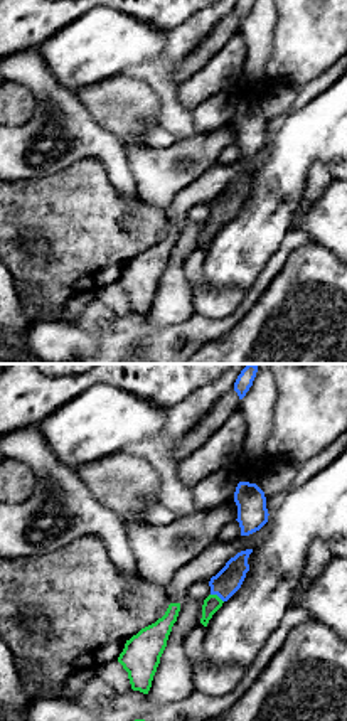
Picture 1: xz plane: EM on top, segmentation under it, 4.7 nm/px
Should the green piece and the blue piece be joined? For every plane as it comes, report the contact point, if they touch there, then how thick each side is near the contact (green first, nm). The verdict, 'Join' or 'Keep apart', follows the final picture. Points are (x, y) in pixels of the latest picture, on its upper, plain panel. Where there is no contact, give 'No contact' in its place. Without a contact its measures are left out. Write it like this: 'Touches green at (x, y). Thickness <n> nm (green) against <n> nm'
Touches green at (218, 219). Thickness 80 nm (green) against 120 nm

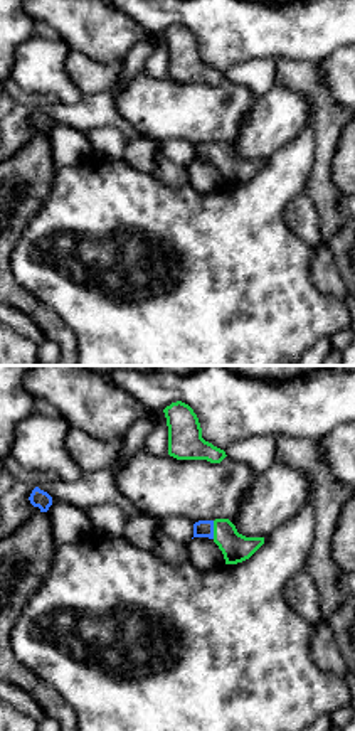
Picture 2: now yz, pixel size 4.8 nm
Touches green at (214, 152). Thickness 140 nm (green) against 80 nm

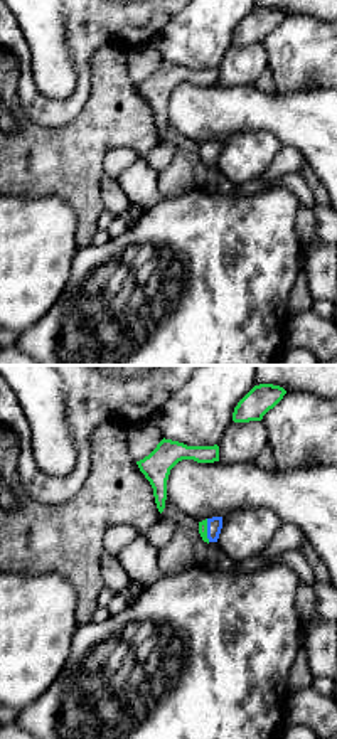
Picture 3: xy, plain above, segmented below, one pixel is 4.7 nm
Touches green at (206, 154). Thickness 50 nm (green) against 70 nm

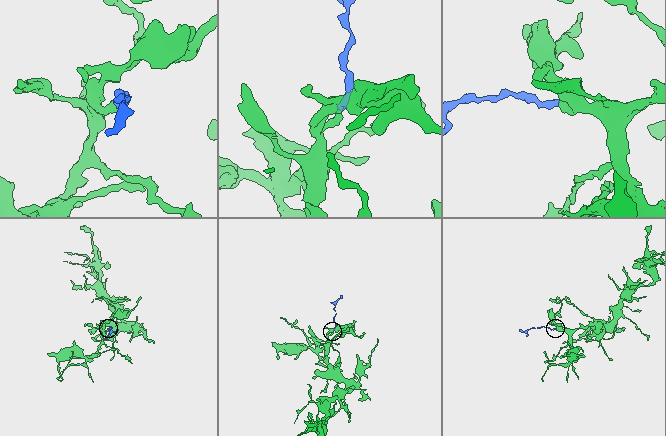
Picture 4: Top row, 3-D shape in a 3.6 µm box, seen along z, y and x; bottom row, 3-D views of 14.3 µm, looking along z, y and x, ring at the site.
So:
Join

